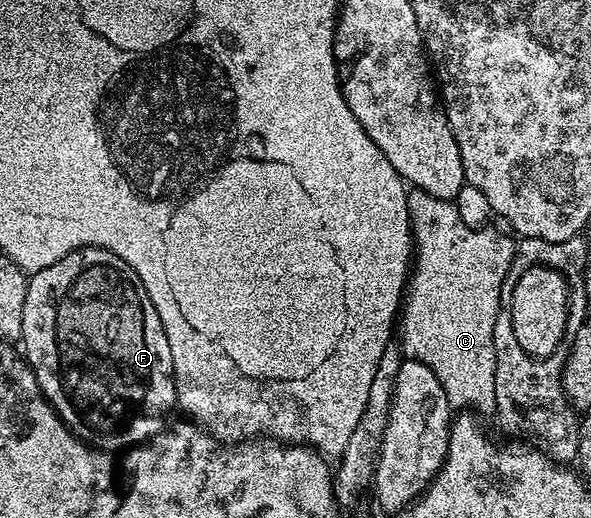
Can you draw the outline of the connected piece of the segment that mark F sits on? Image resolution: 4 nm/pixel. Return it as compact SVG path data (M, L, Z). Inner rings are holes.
M76 248L66 258L58 258L54 266L46 266L42 270L28 276L26 290L26 306L22 306L22 330L20 331L22 355L28 362L29 368L36 375L38 386L43 390L48 403L60 416L60 420L81 440L101 450L127 450L137 444L146 444L159 432L165 431L164 419L171 414L176 403L176 375L174 374L174 358L170 358L170 342L166 338L166 330L162 326L162 318L158 318L158 310L138 274L118 254L105 248Z

